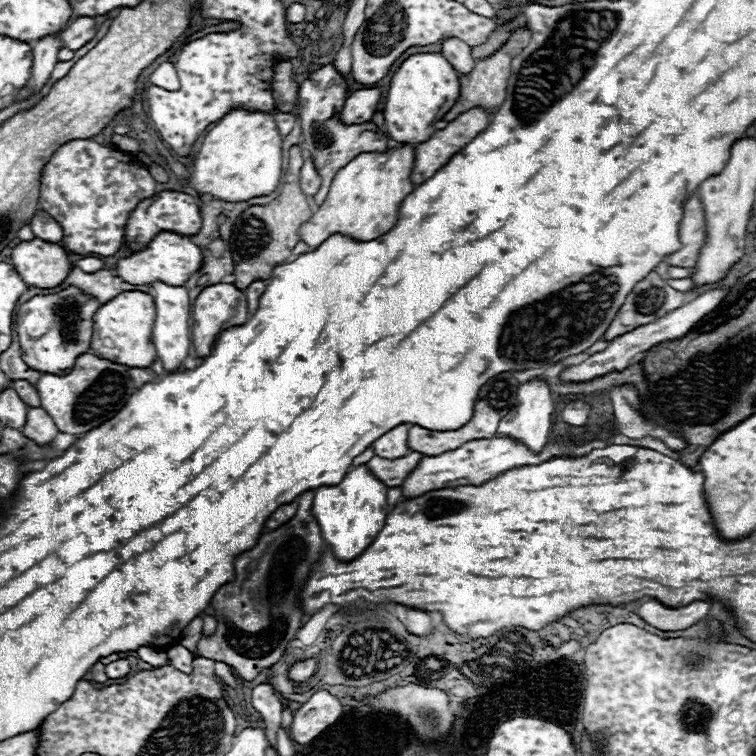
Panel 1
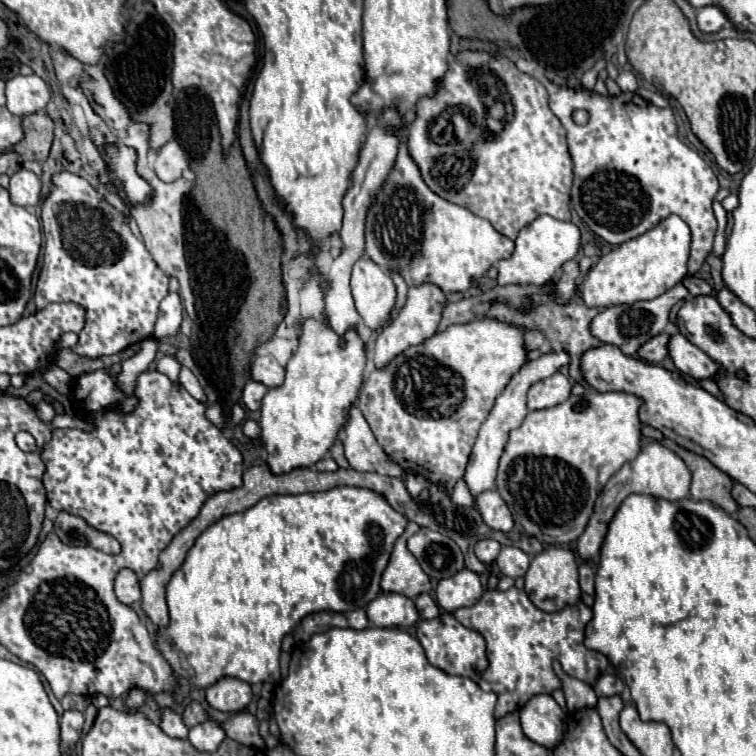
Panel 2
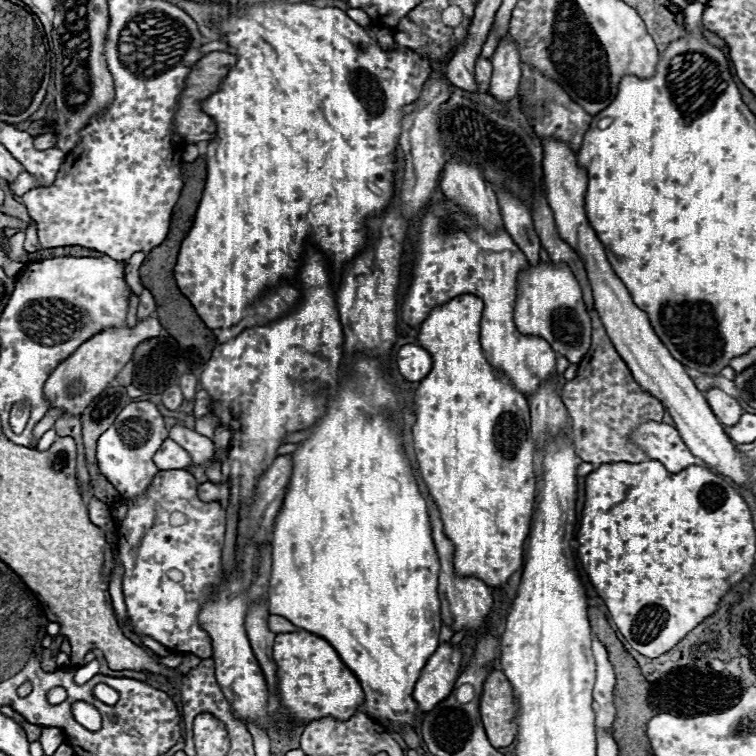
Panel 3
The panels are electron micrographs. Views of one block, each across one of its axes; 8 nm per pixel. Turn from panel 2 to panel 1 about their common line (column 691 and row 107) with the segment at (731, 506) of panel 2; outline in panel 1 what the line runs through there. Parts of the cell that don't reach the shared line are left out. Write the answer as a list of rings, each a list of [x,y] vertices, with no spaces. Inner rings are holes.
[[[518,28],[510,34],[508,42],[498,52],[494,52],[492,56],[488,56],[484,60],[476,60],[472,72],[460,76],[460,96],[458,96],[456,104],[448,110],[444,120],[450,122],[460,112],[464,112],[466,108],[474,108],[474,106],[484,106],[488,110],[496,110],[502,104],[502,100],[506,98],[506,84],[510,78],[510,60],[514,56],[518,56],[518,52],[522,52],[526,48],[526,44],[530,44],[530,36],[532,36],[532,32],[528,28]]]

